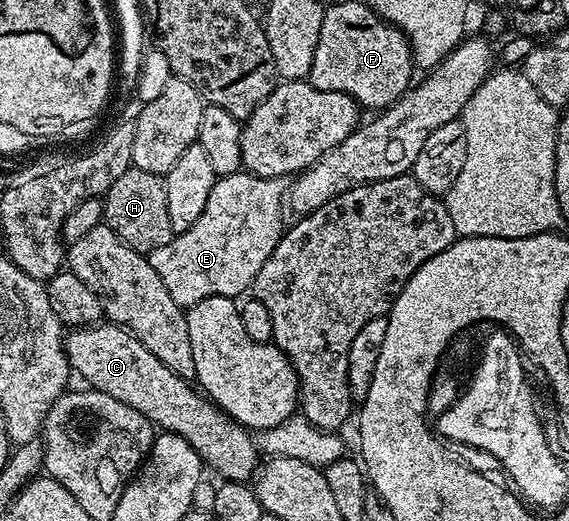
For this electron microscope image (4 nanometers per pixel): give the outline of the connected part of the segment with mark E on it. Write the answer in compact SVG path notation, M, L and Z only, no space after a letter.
M247 172L217 177L214 188L210 188L210 200L206 200L206 208L202 208L202 216L198 216L198 221L190 224L186 232L173 236L170 244L153 250L147 255L148 263L154 268L154 272L162 276L162 284L166 284L166 292L174 296L174 304L187 308L210 296L226 296L236 300L251 287L258 276L258 268L266 264L270 252L274 252L286 229L286 221L284 222L286 184L284 188L284 182L283 177L263 178Z

